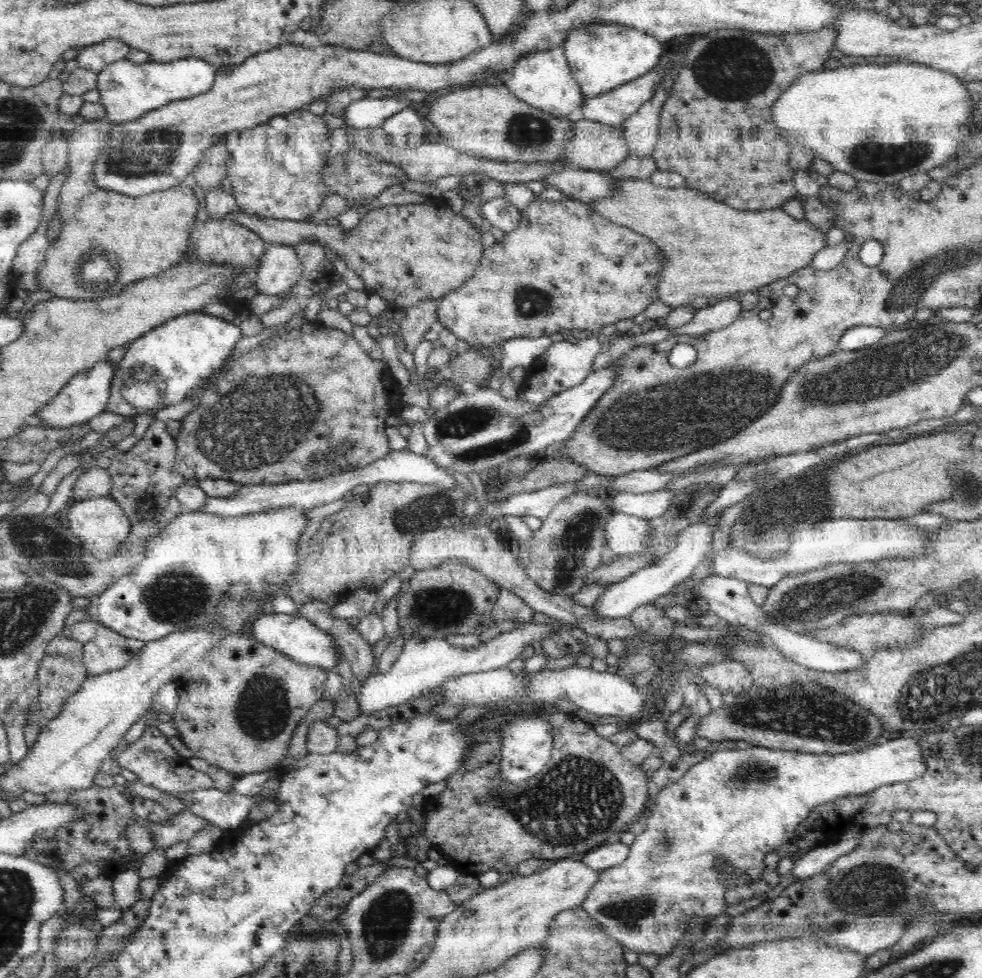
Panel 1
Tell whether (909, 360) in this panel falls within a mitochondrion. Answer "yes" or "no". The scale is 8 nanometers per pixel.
yes

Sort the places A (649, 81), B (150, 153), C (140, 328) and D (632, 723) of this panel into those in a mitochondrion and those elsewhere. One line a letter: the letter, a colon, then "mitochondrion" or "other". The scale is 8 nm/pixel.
A: other
B: mitochondrion
C: other
D: other

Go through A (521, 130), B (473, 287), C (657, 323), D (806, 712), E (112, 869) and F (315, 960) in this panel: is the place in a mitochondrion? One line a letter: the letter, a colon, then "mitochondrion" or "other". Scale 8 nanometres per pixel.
A: mitochondrion
B: other
C: other
D: mitochondrion
E: other
F: mitochondrion

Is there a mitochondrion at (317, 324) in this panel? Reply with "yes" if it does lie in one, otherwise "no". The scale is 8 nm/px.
no

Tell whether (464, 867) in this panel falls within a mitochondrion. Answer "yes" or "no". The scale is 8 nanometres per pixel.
no

